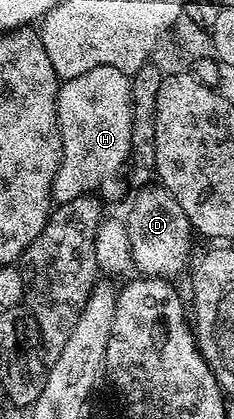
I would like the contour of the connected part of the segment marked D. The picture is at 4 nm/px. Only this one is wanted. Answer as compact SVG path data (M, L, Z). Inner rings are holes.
M148 184L137 194L124 221L133 265L144 277L175 280L186 268L191 256L191 222L181 204L161 184Z

